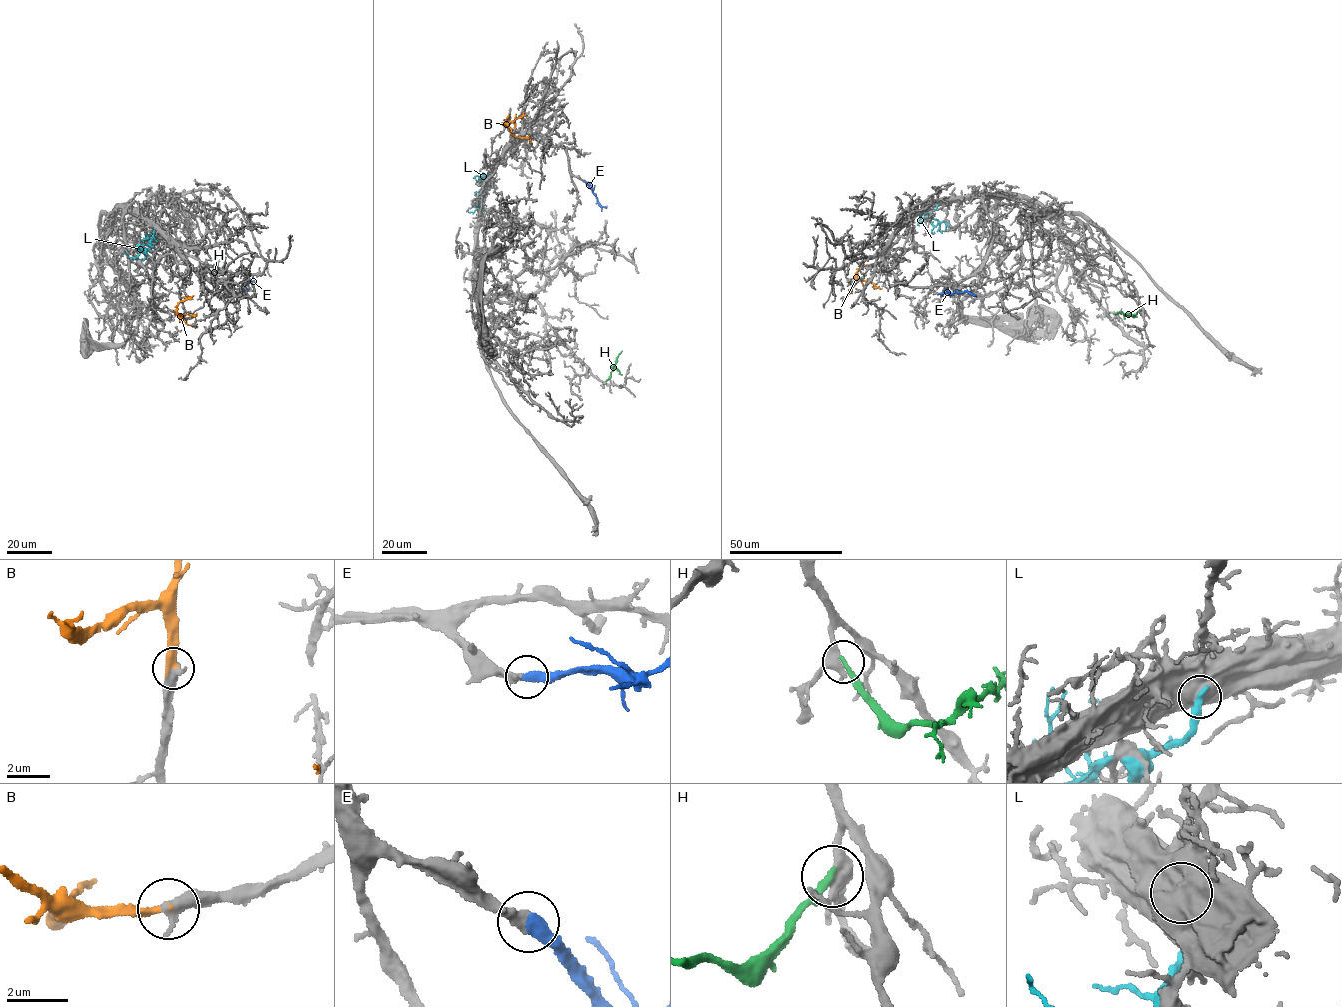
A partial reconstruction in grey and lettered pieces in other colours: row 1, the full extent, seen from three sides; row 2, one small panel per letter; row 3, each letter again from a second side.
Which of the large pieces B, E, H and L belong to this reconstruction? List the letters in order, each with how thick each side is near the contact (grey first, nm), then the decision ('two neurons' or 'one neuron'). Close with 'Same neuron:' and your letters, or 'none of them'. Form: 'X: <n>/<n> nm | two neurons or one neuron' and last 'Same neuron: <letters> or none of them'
B: 500/320 nm | one neuron
E: 300/460 nm | one neuron
H: 440/240 nm | one neuron
L: 750/400 nm | two neurons
Same neuron: B, E, H

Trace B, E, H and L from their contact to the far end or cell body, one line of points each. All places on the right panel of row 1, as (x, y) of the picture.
B: (869, 265), (860, 265), (857, 277), (881, 288)
E: (939, 293), (967, 292), (975, 295)
H: (1140, 309), (1131, 316), (1119, 312), (1114, 315)
L: (937, 205), (925, 216), (936, 219), (940, 231), (946, 231), (946, 223)

